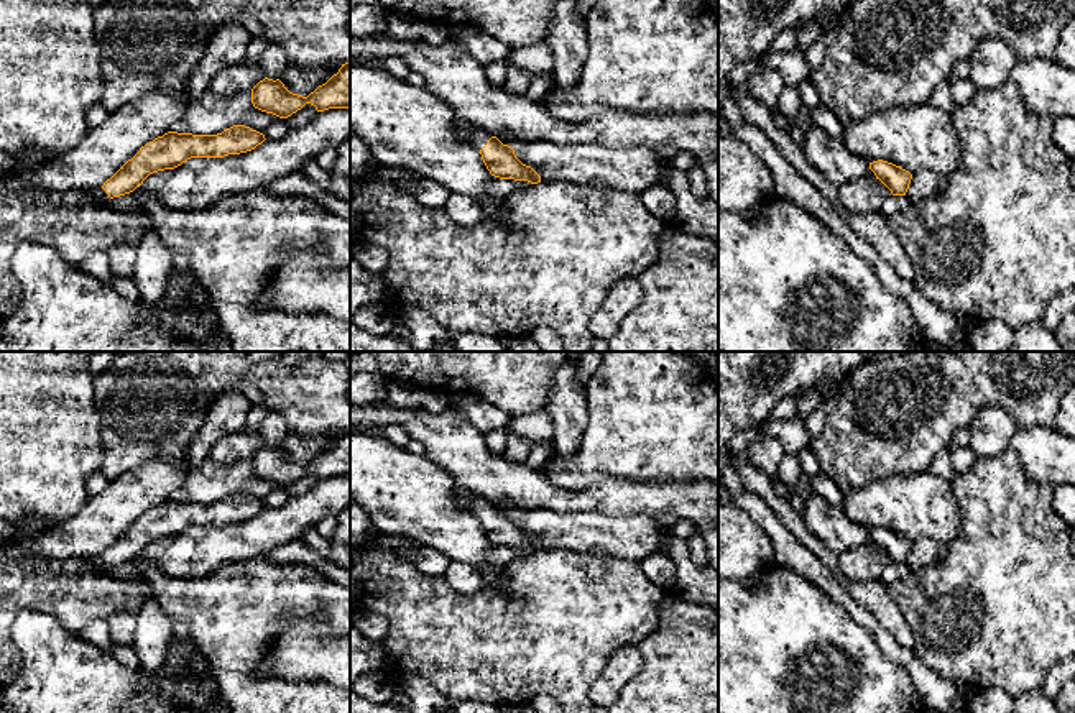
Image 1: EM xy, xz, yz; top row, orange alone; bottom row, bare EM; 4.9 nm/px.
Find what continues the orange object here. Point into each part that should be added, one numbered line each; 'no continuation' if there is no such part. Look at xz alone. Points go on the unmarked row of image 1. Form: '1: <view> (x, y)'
1: xz (469, 500)

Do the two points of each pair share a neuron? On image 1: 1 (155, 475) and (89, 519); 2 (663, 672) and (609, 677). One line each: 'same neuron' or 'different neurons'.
1: same neuron
2: different neurons

